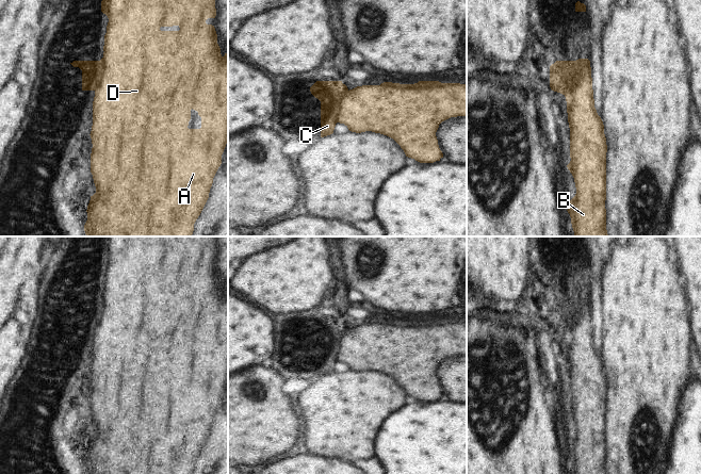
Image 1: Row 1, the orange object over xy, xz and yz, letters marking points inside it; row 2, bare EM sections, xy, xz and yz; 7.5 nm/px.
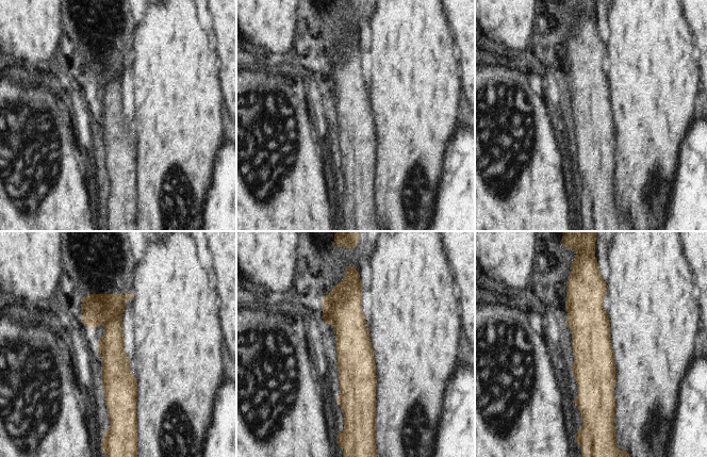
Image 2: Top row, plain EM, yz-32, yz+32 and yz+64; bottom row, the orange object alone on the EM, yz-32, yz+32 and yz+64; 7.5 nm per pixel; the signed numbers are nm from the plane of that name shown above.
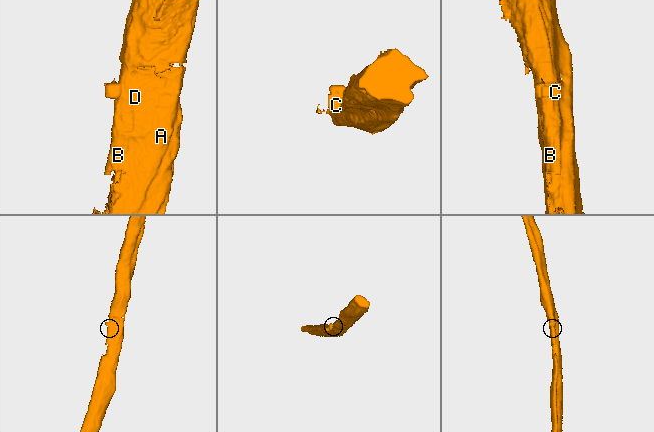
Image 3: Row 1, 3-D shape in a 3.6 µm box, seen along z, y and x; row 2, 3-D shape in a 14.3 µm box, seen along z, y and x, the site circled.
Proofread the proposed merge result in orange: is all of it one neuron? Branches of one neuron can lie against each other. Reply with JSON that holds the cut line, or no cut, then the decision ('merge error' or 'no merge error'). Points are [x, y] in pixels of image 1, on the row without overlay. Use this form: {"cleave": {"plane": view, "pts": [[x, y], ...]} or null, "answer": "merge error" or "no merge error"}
{"cleave": null, "answer": "no merge error"}

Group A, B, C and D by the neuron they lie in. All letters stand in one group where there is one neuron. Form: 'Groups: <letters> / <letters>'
Groups: A B C D

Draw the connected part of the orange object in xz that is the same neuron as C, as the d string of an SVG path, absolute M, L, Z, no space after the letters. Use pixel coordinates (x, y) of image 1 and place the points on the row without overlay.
M316 320L310 326L311 332L321 340L321 376L333 372L337 361L344 362L349 370L361 372L372 370L393 377L406 395L420 402L434 402L443 396L436 371L439 363L457 355L467 355L467 323L419 320L414 323L384 321L380 324L362 324L348 328L342 320Z

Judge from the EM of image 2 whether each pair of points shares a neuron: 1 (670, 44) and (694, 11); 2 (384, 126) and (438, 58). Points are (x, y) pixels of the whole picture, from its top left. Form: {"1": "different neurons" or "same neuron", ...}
{"1": "different neurons", "2": "same neuron"}

